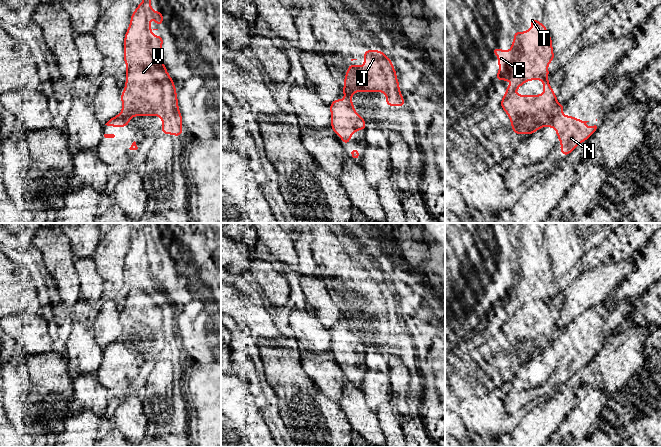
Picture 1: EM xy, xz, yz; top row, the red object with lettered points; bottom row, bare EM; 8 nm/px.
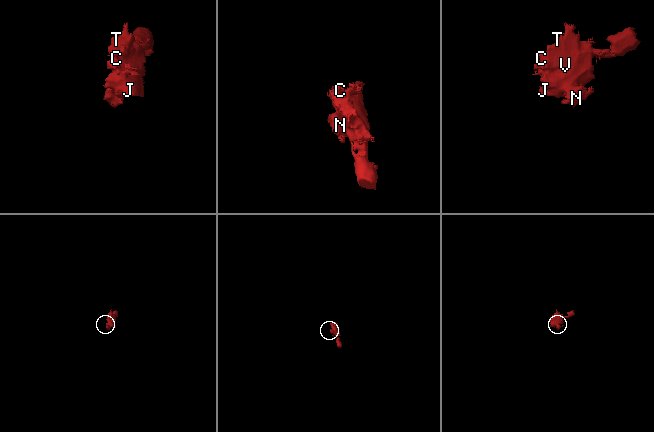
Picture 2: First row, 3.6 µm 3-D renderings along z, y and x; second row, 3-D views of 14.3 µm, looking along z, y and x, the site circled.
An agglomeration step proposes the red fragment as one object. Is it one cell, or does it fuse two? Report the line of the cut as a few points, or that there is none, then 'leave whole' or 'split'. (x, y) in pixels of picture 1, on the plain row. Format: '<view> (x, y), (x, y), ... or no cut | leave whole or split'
yz (560, 329), (553, 341), (544, 349) | split

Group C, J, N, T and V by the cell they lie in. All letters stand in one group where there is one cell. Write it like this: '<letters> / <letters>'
C J T V / N

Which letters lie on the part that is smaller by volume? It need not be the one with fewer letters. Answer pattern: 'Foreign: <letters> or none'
Foreign: N

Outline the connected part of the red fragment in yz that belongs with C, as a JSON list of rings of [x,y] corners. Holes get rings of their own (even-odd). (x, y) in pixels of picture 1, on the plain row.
[[[529,242],[533,249],[527,256],[514,256],[515,264],[509,275],[492,272],[498,279],[500,293],[495,304],[512,305],[500,327],[508,338],[514,358],[533,358],[549,347],[560,328],[549,305],[548,288],[557,280],[552,277],[552,264],[546,250],[536,242]],[[540,303],[544,310],[542,319],[516,319],[515,315],[526,305]]]

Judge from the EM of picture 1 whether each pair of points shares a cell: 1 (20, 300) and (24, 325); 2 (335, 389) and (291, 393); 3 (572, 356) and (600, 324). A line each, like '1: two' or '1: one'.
1: two
2: two
3: one

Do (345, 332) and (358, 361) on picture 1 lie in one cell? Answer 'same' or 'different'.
same

